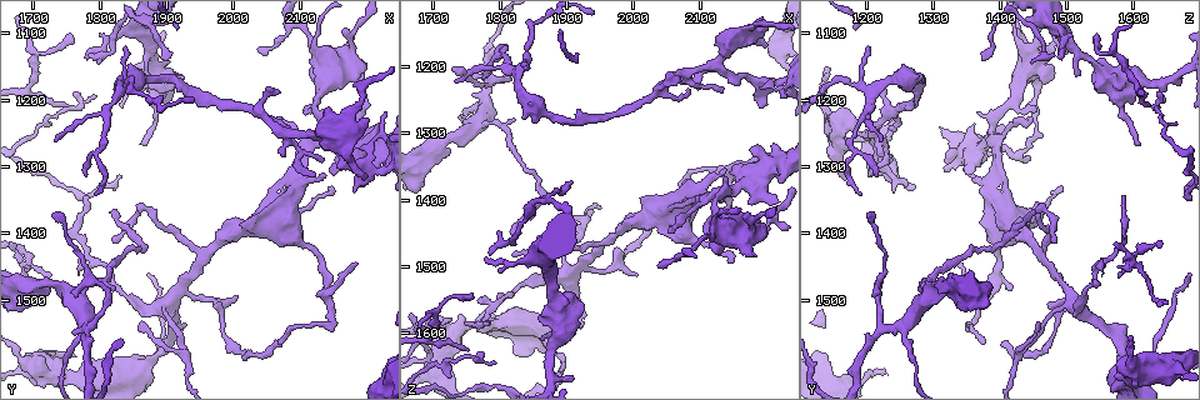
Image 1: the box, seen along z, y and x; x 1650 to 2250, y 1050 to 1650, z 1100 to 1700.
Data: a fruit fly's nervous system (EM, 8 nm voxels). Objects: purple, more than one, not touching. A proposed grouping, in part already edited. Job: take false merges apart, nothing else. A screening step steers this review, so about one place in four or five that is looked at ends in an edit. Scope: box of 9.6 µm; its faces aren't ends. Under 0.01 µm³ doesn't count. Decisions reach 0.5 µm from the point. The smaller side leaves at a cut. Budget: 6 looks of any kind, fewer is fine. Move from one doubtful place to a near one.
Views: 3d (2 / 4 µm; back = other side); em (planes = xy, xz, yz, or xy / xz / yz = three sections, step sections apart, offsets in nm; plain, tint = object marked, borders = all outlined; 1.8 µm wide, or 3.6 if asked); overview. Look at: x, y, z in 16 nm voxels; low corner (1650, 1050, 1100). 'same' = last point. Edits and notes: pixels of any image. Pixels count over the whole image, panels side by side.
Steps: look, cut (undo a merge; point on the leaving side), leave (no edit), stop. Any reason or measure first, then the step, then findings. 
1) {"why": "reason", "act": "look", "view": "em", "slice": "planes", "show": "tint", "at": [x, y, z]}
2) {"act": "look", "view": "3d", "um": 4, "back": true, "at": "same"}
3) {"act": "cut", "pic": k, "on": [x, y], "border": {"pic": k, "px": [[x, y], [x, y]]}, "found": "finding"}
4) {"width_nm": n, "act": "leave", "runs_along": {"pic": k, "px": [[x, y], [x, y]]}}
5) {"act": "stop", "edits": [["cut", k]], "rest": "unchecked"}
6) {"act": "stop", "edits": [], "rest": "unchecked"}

{"why": "sudden change in width", "act": "look", "view": "em", "slice": "planes", "show": "plain", "at": [2175, 1290, 1160]}

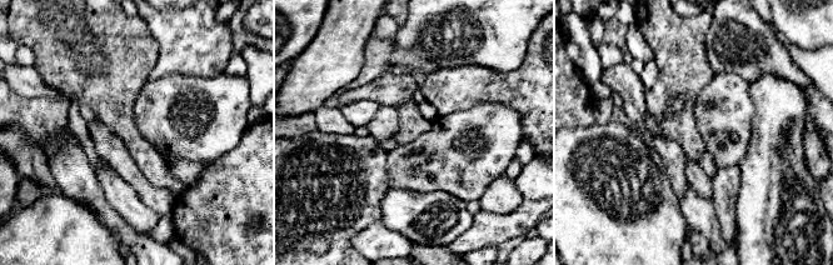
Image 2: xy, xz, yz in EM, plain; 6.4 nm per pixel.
{"why": "where the object lies", "act": "look", "view": "em", "slice": "planes", "show": "tint", "at": "same"}

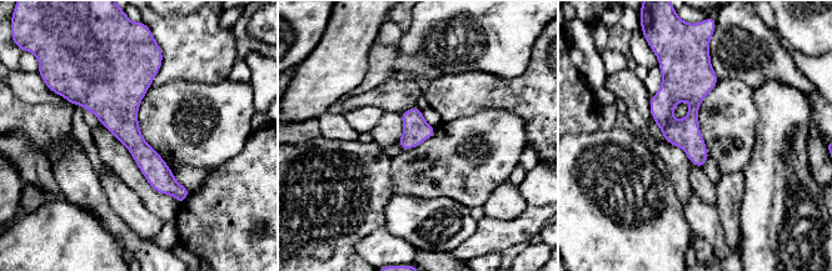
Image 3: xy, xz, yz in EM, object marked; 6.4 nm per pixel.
{"width_nm": 180, "act": "leave", "runs_along": {"pic": 3, "px": [[131, 65], [128, 134], [180, 199]]}, "found": "all the same neuron"}

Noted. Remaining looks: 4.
{"why": "thin arm on a thick one", "act": "look", "view": "3d", "um": 4, "back": true, "at": [2195, 1275, 1360]}

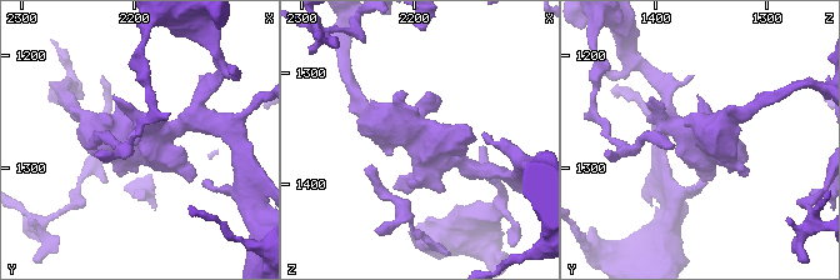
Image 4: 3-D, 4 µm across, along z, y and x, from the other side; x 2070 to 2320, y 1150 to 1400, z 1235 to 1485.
{"act": "look", "view": "em", "slice": "planes", "show": "tint", "at": [2196, 1274, 1358]}

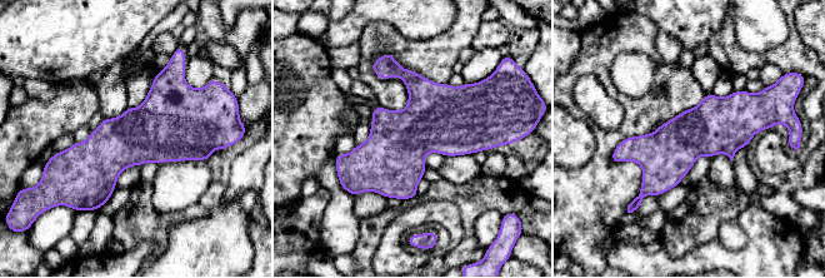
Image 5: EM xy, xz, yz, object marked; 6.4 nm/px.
{"act": "leave", "runs_along": {"pic": 5, "px": [[766, 124], [619, 152]]}, "found": "one neuron here"}

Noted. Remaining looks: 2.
{"why": "calibre changes", "act": "look", "view": "3d", "um": 4, "back": true, "at": [1850, 1500, 1525]}

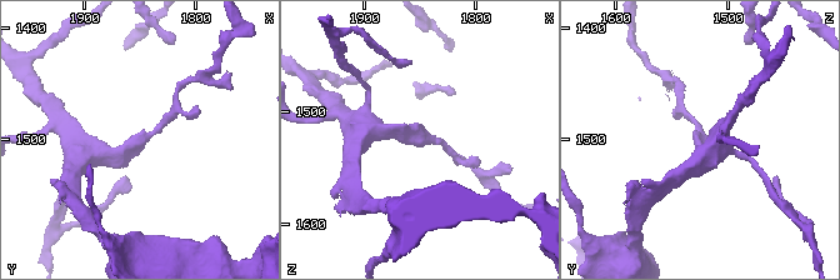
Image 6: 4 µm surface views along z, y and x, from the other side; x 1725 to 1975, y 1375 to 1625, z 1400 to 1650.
{"why": "now the EM", "act": "look", "view": "em", "slice": "planes", "show": "tint", "at": [1852, 1502, 1526]}

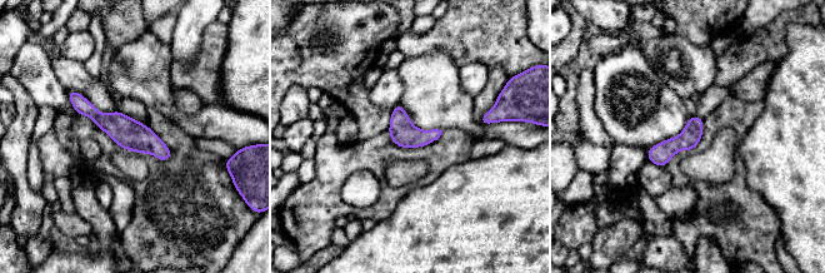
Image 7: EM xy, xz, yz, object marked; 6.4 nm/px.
{"width_nm": 140, "act": "leave", "runs_along": {"pic": 7, "px": [[70, 93], [100, 119], [168, 154]]}, "found": "one neuron here"}

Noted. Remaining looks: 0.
{"act": "stop", "edits": [], "rest": "unchecked"}

